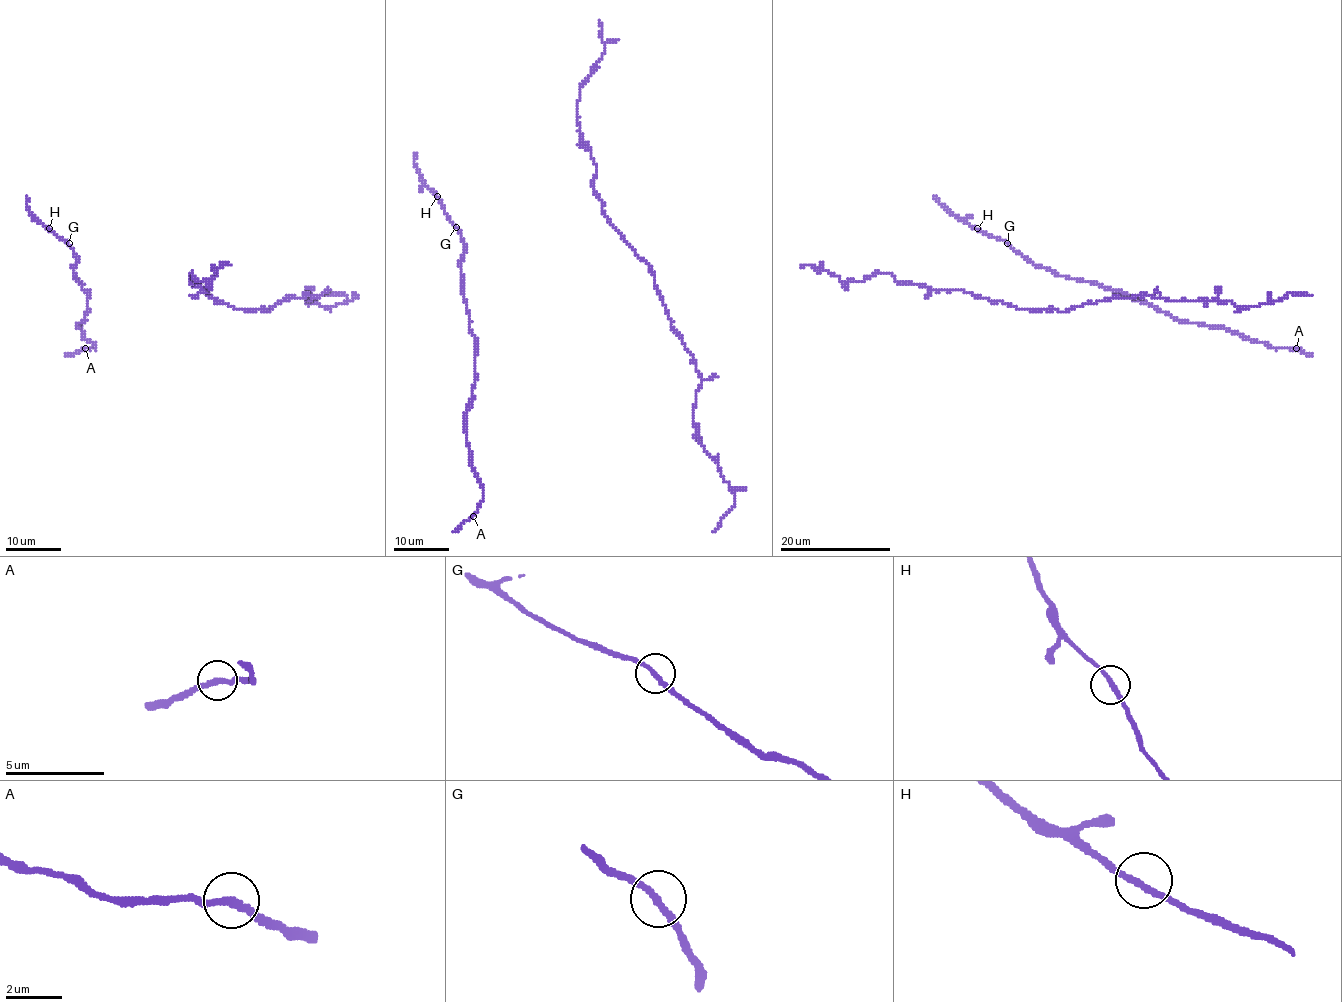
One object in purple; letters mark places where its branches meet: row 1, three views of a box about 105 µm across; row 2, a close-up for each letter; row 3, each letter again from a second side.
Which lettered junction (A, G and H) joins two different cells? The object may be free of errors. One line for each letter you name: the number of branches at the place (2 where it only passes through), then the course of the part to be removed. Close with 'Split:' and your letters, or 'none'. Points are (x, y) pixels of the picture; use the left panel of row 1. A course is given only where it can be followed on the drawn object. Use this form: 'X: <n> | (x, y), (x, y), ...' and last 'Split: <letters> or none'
Split: none

